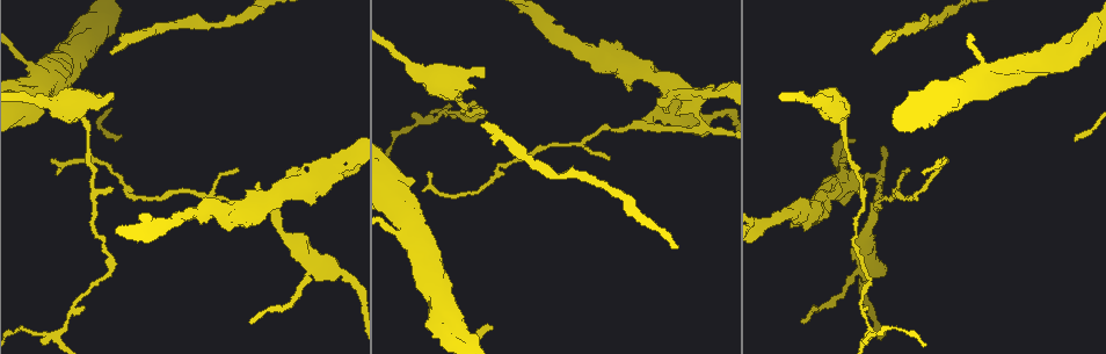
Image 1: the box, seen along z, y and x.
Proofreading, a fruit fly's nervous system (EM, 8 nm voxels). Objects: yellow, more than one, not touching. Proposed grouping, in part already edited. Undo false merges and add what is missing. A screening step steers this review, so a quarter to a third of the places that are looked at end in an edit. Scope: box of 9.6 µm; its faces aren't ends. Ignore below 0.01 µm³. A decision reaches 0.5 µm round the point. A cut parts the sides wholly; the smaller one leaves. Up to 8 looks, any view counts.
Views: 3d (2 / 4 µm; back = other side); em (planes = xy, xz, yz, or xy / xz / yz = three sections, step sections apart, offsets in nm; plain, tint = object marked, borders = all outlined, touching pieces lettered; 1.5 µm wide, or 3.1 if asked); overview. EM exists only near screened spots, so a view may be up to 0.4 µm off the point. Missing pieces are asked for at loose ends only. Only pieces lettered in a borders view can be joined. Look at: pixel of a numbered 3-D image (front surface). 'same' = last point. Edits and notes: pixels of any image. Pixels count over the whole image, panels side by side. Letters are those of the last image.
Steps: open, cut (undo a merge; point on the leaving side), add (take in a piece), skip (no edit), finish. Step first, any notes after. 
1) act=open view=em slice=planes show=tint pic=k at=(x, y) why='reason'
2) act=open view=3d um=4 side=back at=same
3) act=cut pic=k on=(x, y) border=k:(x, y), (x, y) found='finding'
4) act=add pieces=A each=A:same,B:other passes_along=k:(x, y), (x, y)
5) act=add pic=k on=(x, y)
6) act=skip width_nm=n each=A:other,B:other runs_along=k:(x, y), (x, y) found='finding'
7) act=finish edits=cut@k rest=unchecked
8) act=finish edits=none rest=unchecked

act=open view=em slice=planes show=borders pic=1 at=(720, 115) why='sudden change in width'

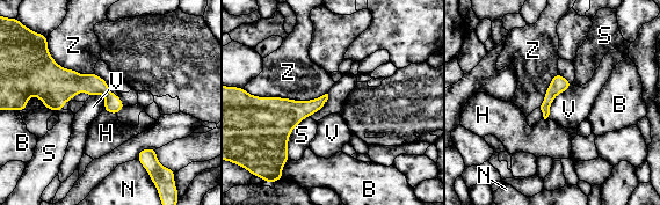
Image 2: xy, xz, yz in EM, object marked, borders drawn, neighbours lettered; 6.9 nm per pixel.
act=skip each=B:other,H:other,N:other,S:other,V:other,Z:other border=2:(572, 85), (555, 97), (546, 117) found='continuous, no second neuron'

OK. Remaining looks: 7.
act=open view=em slice=planes show=borders pic=1 at=(483, 123) why='free end'

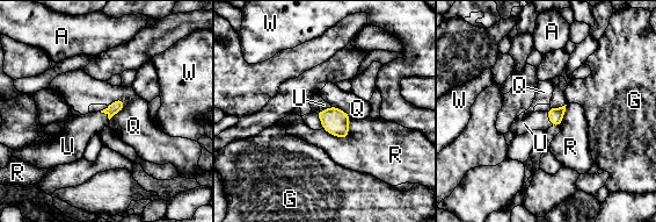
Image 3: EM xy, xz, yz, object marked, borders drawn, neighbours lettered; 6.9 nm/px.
act=add pieces=U each=A:other,G:other,Q:other,R:other,U:same,W:other found='the neuron continues'

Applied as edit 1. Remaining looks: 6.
act=open view=3d um=2 pic=1 at=(54, 174) why='tapers out'

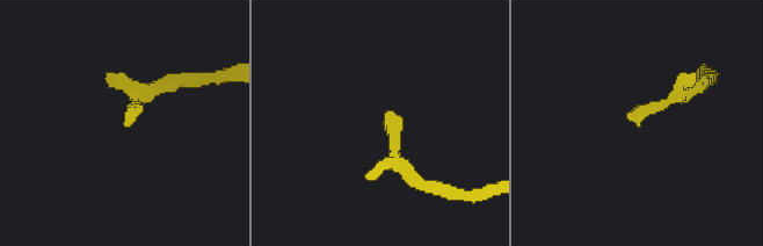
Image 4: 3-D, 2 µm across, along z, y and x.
act=open view=em slice=planes show=tint pic=4 at=(386, 115) why='shape alone is not enough'

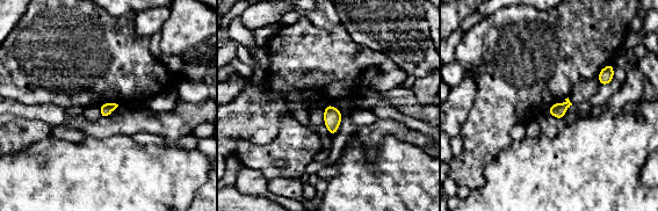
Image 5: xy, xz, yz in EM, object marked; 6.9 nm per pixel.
act=open view=em slice=planes show=borders at=same why='see the neighbours'

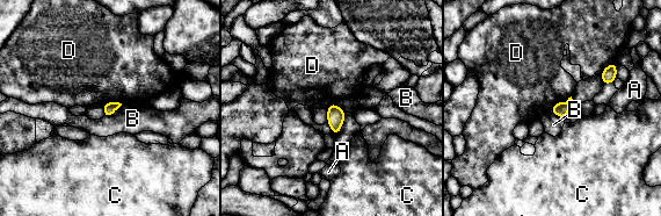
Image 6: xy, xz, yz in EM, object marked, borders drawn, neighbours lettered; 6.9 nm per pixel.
act=skip each=A:other,B:other,C:other,D:other border=6:(122, 103), (108, 102), (104, 106) found='no lettered piece goes on from it'

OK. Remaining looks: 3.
act=finish edits=add@3 rest=unchecked

